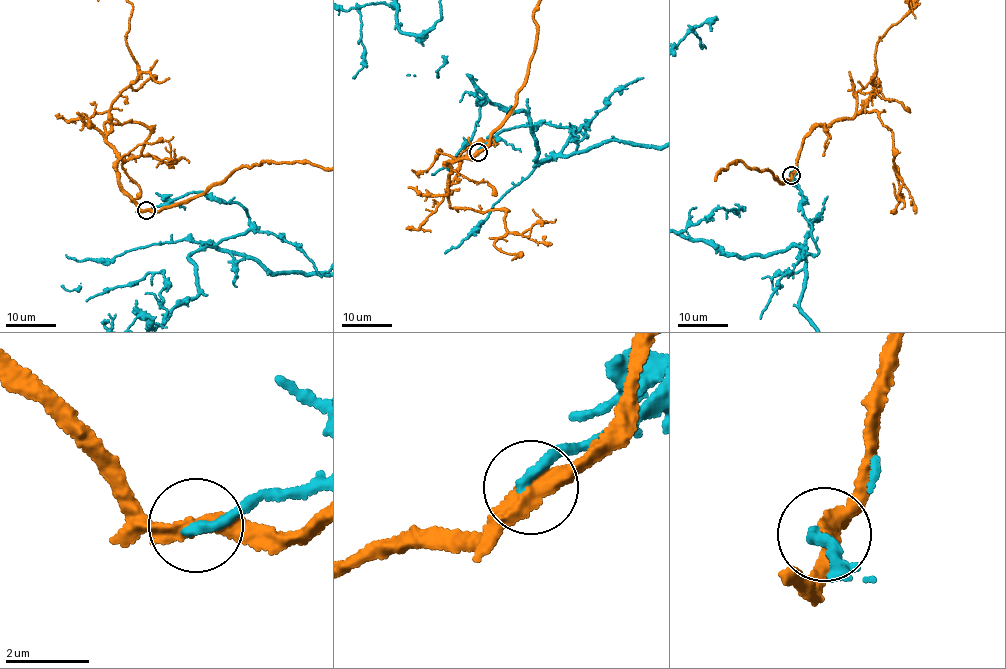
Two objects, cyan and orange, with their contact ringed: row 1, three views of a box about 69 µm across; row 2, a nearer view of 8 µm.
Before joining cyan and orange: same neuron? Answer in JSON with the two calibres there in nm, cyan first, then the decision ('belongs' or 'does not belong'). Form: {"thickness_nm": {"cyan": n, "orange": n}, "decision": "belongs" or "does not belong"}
{"thickness_nm": {"cyan": 280, "orange": 360}, "decision": "does not belong"}

